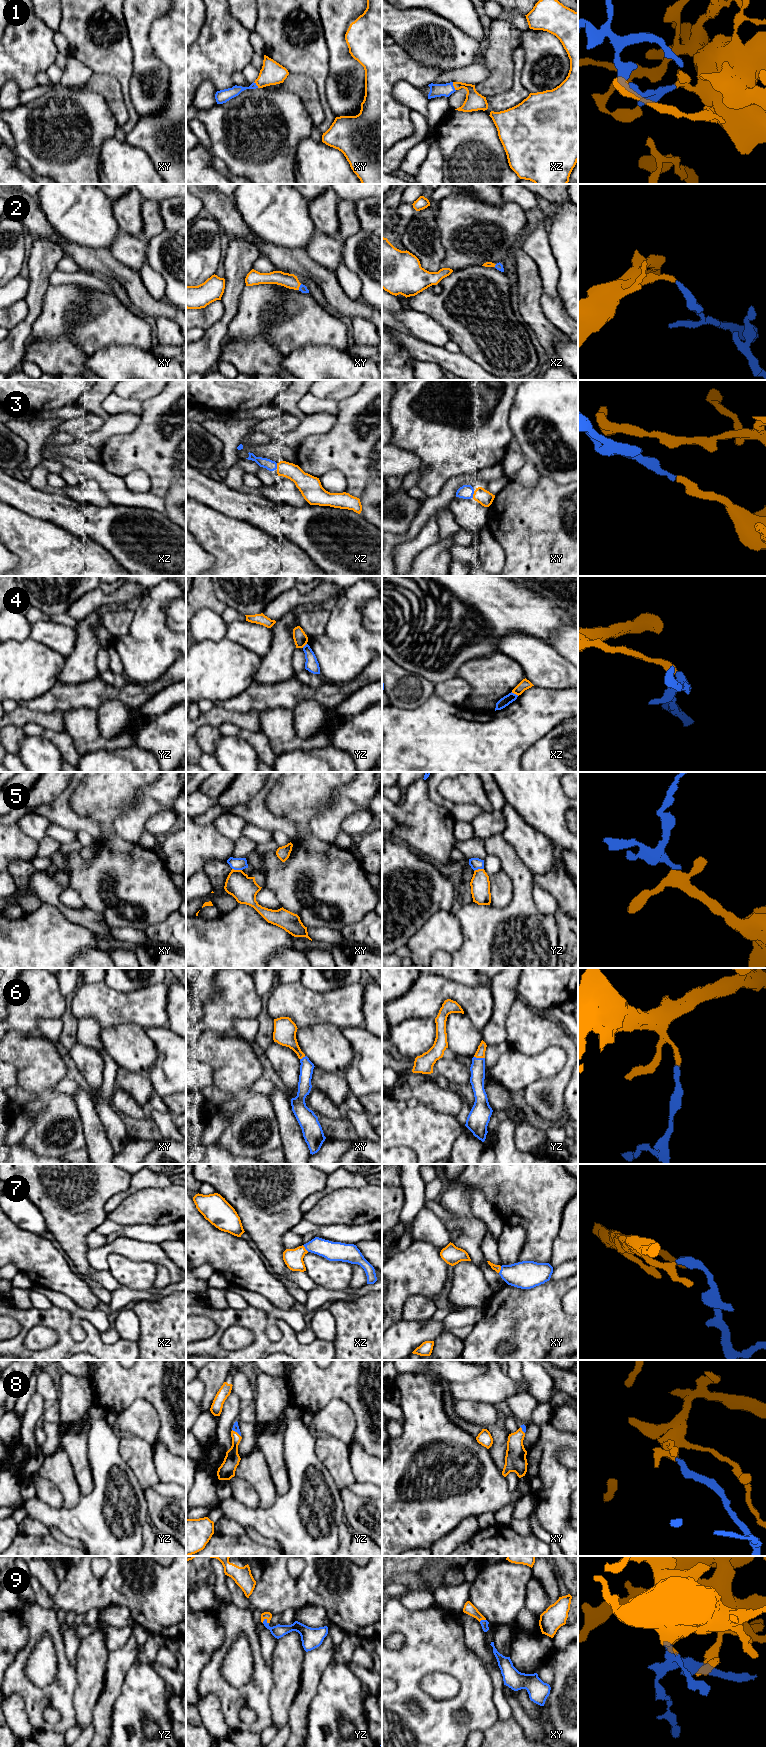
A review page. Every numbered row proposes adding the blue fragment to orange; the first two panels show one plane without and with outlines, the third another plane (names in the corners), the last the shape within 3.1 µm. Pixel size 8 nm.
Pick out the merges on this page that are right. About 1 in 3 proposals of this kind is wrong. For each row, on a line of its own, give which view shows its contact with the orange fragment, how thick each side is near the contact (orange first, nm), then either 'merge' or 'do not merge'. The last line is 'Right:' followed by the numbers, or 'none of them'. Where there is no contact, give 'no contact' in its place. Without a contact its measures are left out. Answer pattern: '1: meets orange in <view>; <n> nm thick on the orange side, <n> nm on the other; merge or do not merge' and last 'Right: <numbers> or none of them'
1: meets orange in xz; 150 nm thick on the orange side, 110 nm on the other; merge
2: meets orange in xy; 120 nm thick on the orange side, 60 nm on the other; merge
3: meets orange in xy; 120 nm thick on the orange side, 110 nm on the other; merge
4: meets orange in xz; 90 nm thick on the orange side, 80 nm on the other; do not merge
5: meets orange in xy; 220 nm thick on the orange side, 100 nm on the other; do not merge
6: meets orange in yz; 80 nm thick on the orange side, 120 nm on the other; merge
7: meets orange in xz; 160 nm thick on the orange side, 160 nm on the other; merge
8: meets orange in yz; 120 nm thick on the orange side, 50 nm on the other; merge
9: meets orange in yz; 60 nm thick on the orange side, 110 nm on the other; merge
Right: 1, 2, 3, 6, 7, 8, 9

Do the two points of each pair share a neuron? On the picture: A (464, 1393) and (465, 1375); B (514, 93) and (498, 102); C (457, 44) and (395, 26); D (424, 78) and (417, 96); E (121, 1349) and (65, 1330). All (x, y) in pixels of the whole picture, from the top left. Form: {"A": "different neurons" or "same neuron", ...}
{"A": "different neurons", "B": "same neuron", "C": "same neuron", "D": "different neurons", "E": "same neuron"}

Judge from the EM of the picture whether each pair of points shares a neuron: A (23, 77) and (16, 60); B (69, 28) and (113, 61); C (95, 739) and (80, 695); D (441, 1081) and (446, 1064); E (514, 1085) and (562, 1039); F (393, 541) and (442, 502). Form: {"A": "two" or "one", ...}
{"A": "one", "B": "one", "C": "two", "D": "two", "E": "two", "F": "one"}

